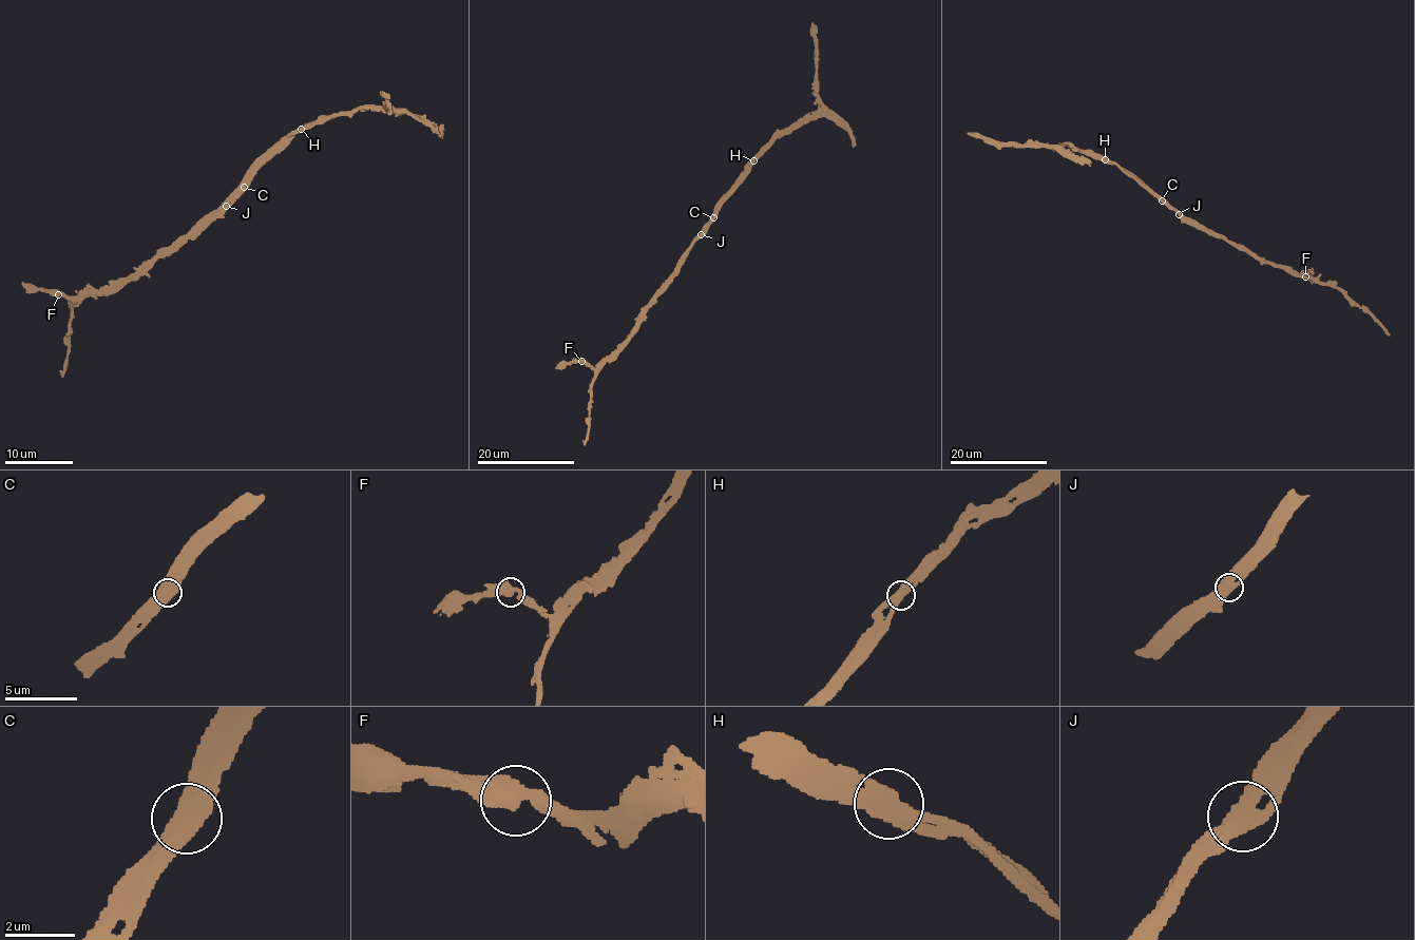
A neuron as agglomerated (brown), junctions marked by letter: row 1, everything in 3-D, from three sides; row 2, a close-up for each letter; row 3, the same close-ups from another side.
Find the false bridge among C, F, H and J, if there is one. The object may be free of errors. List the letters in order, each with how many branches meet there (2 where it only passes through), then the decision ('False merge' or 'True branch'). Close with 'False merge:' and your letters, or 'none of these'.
C: Branches: 2. True branch
F: Branches: 2. True branch
H: Branches: 2. True branch
J: Branches: 2. True branch
False merge: none of these

